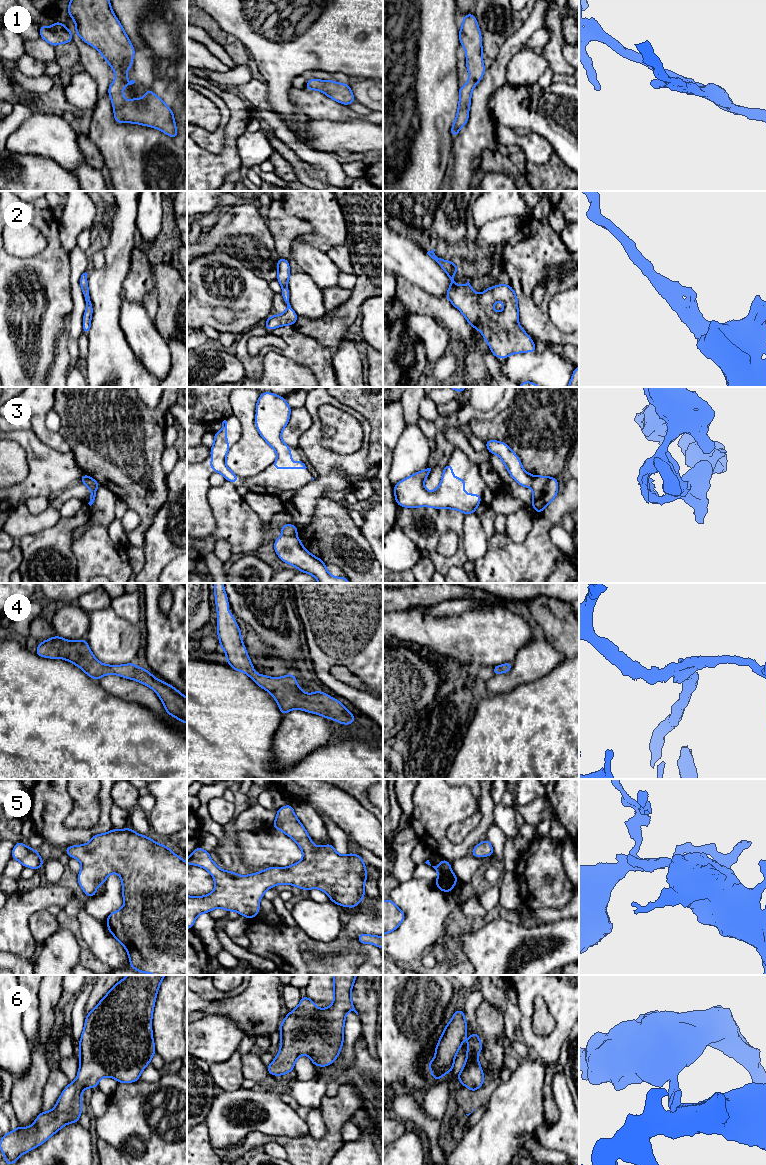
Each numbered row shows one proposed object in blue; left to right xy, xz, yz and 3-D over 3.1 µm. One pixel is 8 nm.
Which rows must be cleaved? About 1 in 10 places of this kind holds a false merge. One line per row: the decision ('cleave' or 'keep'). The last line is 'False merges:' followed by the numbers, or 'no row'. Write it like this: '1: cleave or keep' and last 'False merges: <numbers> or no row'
1: keep
2: keep
3: cleave
4: keep
5: keep
6: keep
False merges: 3

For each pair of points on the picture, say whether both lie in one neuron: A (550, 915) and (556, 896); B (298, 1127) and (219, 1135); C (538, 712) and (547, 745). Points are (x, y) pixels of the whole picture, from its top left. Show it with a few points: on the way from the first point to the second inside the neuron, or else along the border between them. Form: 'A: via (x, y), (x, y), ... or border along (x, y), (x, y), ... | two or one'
A: border along (568, 901), (559, 908), (532, 909), (529, 907) | two
B: via (272, 1113), (251, 1097), (227, 1103), (222, 1109) | one
C: via (538, 720), (538, 727), (543, 737) | one

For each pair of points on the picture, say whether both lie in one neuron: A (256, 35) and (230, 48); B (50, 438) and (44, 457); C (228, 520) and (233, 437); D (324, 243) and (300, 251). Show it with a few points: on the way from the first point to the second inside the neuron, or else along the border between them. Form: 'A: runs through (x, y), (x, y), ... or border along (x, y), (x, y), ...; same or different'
A: border along (222, 28), (232, 34), (248, 50), (251, 56); different
B: border along (31, 429), (47, 445), (62, 452), (70, 451); different
C: border along (226, 479), (237, 488); different
D: border along (294, 240), (306, 242), (326, 253); different

